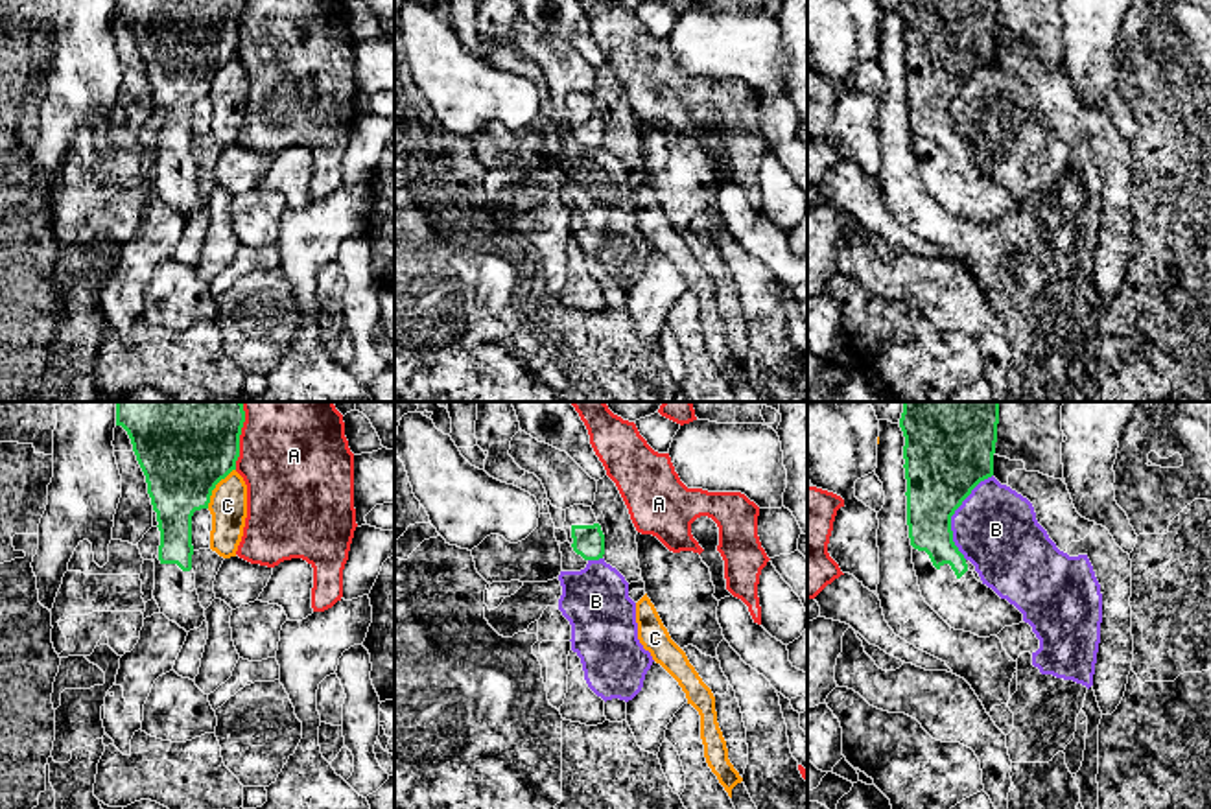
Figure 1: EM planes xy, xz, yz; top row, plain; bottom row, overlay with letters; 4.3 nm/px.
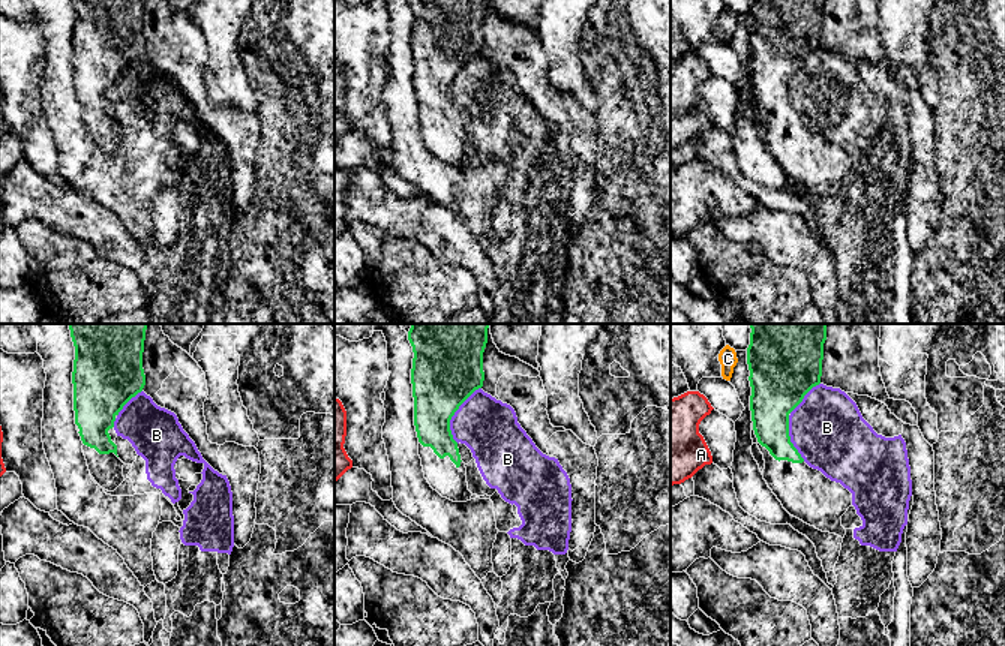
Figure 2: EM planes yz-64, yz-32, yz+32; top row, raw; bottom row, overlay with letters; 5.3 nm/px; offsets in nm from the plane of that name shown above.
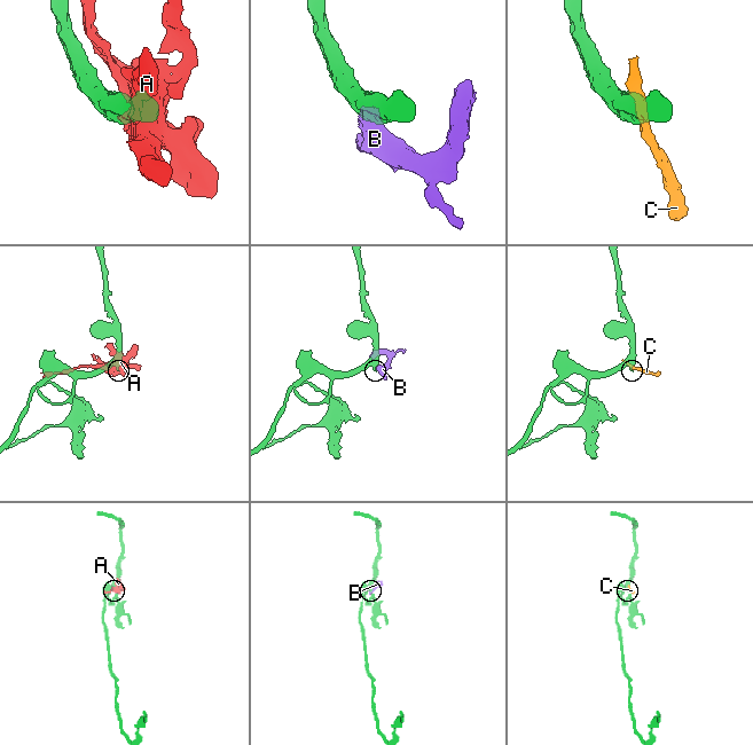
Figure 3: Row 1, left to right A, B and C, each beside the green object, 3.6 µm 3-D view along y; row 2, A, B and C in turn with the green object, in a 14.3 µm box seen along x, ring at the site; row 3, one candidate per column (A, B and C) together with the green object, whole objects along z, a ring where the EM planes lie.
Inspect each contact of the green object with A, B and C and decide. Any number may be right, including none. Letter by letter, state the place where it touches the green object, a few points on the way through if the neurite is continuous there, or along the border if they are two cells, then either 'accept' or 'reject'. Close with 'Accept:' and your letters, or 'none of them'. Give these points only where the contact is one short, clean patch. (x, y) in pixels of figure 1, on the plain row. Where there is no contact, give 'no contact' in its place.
A: xy (238, 28) | reject
B: yz (953, 100) | along yz (992, 61), (972, 78), (952, 104), (952, 128), (964, 146) | reject
C: xy (214, 74) | along xy (235, 56), (216, 72), (207, 94) | reject
Accept: none of them

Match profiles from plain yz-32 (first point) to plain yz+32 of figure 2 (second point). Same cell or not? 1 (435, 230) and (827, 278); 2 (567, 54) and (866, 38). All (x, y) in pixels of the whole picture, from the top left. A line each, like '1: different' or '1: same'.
1: same
2: different

